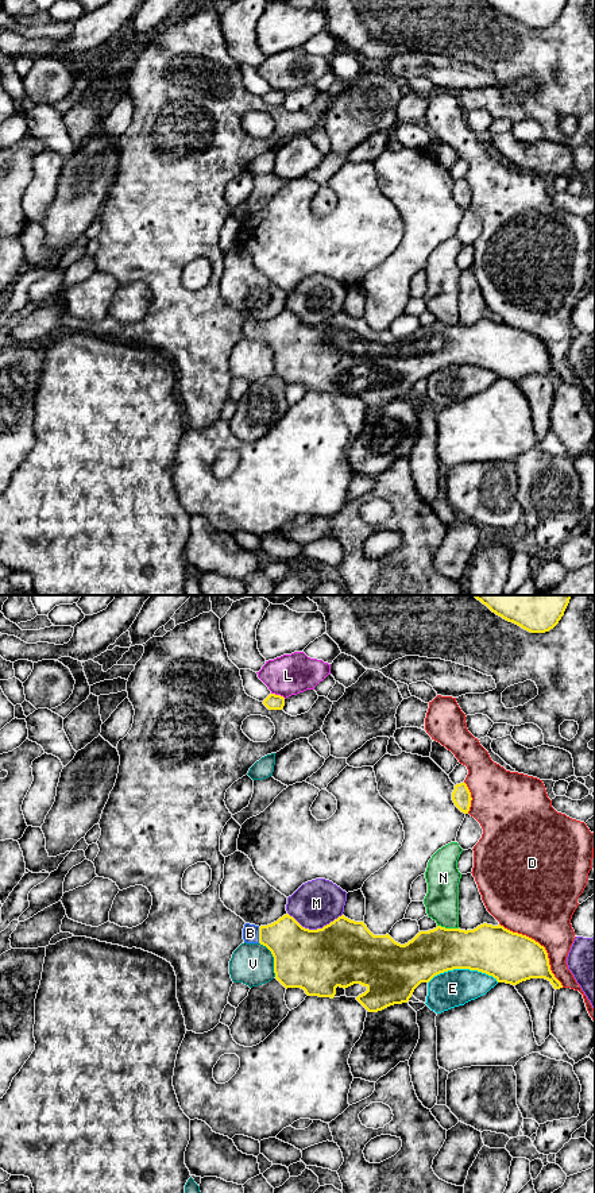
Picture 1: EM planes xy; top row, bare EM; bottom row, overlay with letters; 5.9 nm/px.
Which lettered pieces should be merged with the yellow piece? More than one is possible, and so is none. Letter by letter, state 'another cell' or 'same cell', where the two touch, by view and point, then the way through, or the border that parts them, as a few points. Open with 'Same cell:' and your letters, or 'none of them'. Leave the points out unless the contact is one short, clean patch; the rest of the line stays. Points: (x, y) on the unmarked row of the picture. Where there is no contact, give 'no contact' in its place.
Same cell: B
B: same cell; contact xy (259, 331); way xy (297, 347), (284, 334), (259, 331), (250, 328)
D: another cell; contact xy (540, 340)
E: another cell; contact xy (463, 363)
L: another cell; contact xy (278, 91)
M: another cell; contact xy (315, 325)
N: another cell; contact xy (448, 324)
V: another cell; contact xy (274, 354)

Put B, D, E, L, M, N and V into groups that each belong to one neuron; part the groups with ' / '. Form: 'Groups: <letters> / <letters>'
Groups: B / D / E / L / M / N / V

